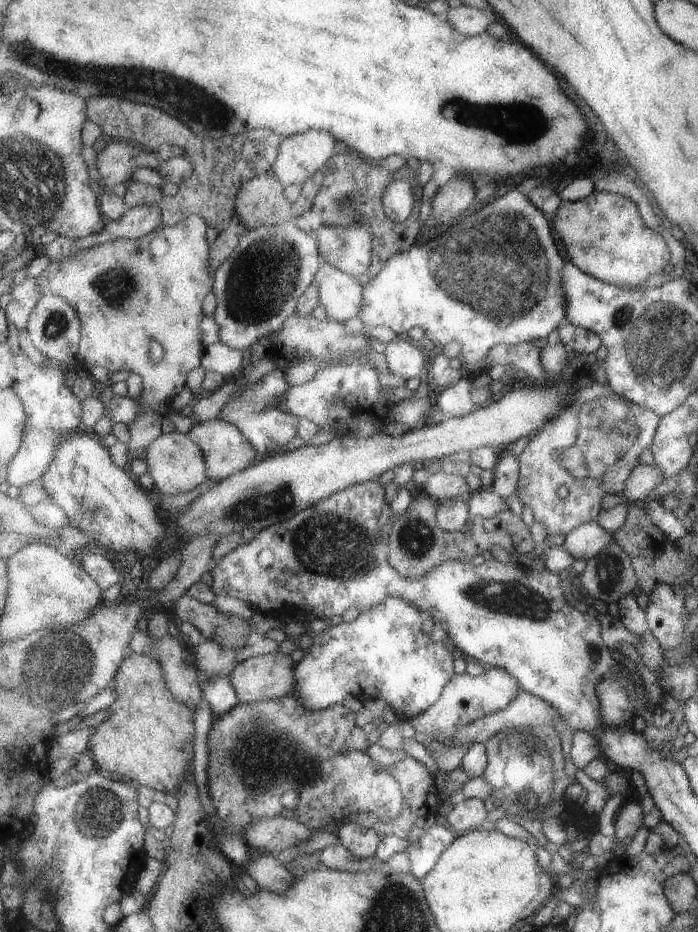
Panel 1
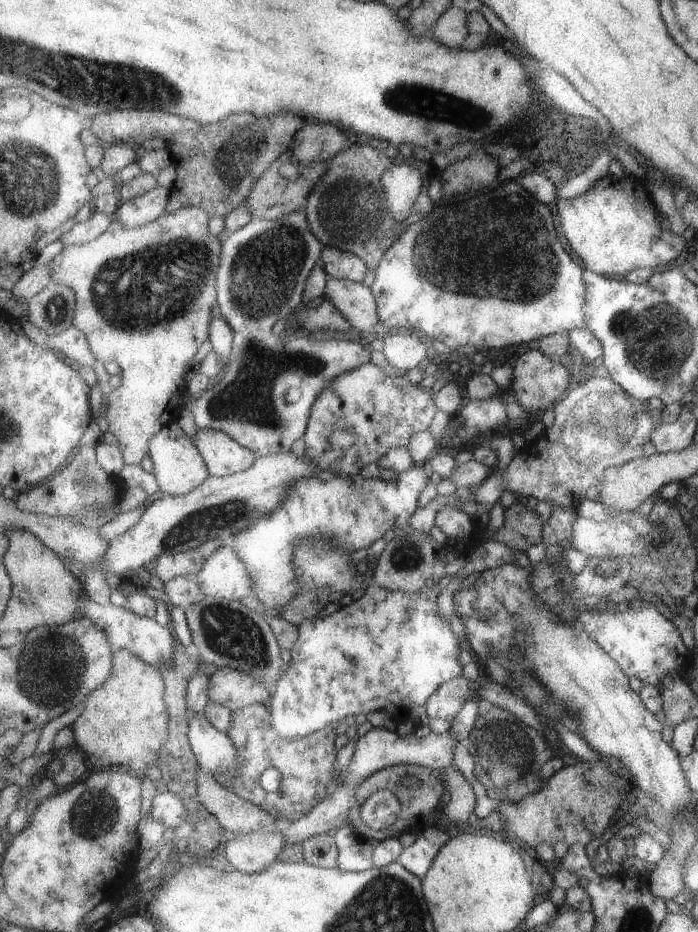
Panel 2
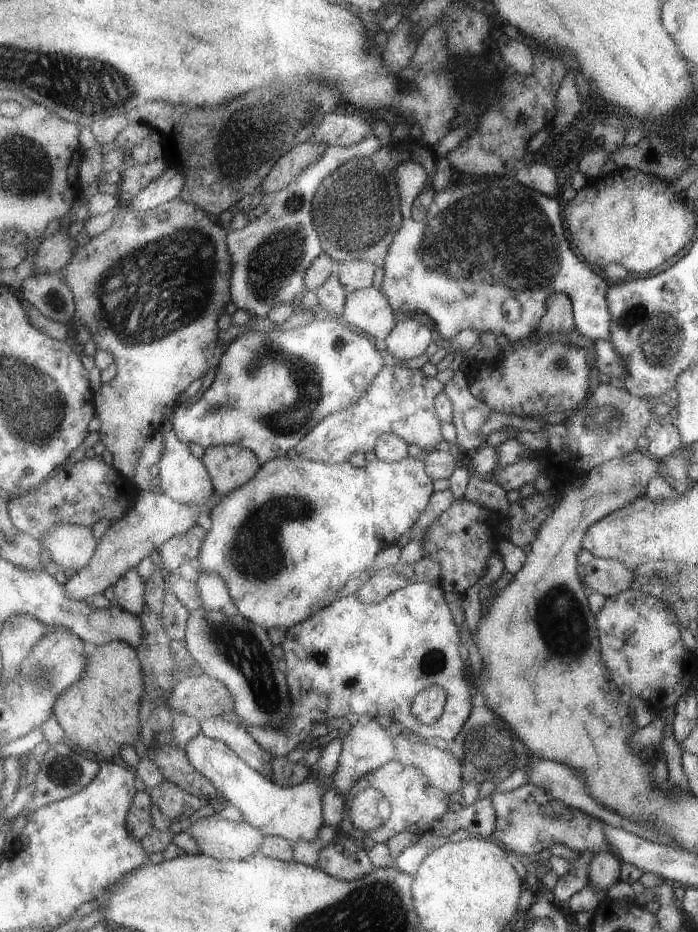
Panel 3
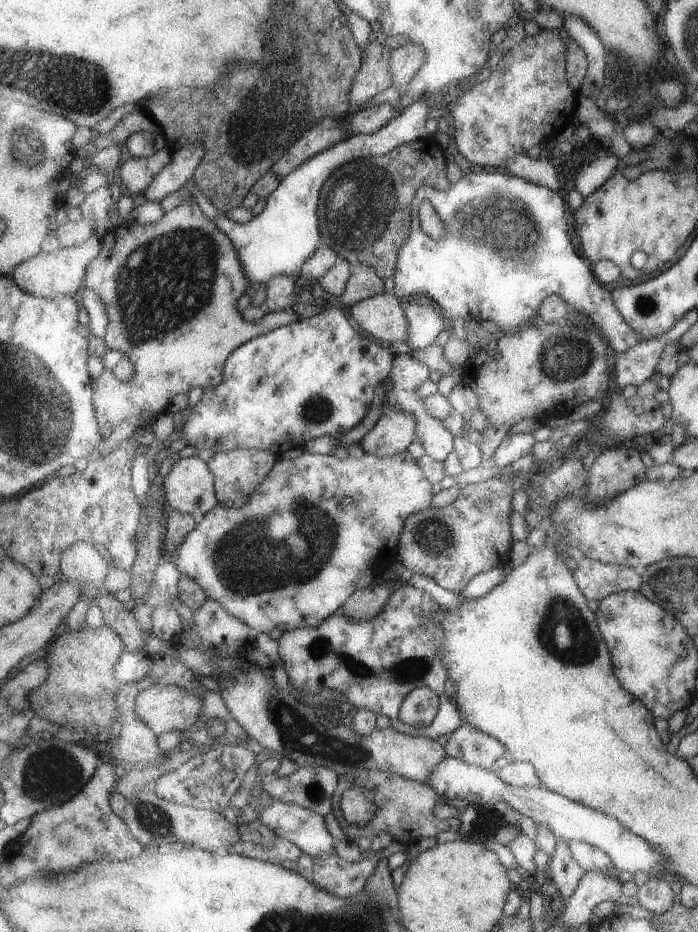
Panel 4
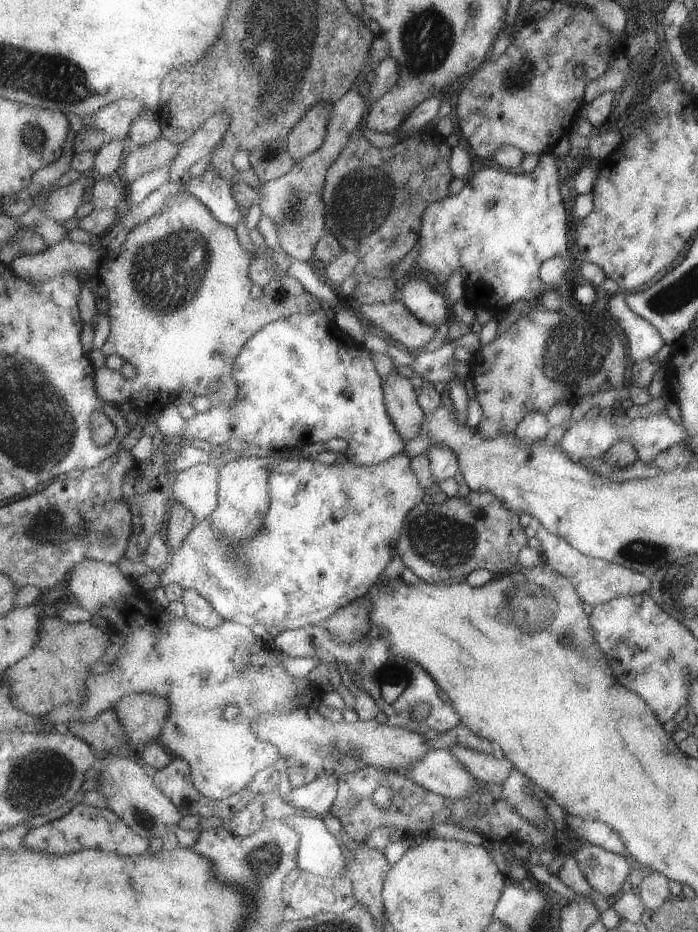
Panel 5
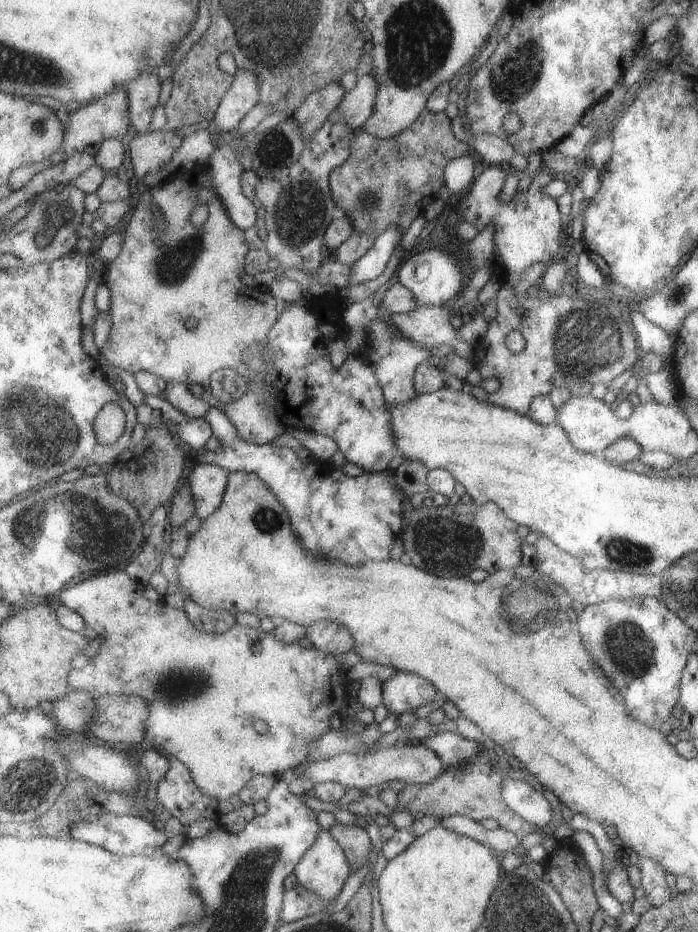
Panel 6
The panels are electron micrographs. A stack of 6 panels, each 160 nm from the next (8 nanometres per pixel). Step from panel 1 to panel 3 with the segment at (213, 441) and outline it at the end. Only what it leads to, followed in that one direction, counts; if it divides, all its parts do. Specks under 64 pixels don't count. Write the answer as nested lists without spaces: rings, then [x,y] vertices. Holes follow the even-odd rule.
[[[238,445],[209,447],[201,460],[212,477],[214,489],[221,496],[251,482],[262,468],[255,452]]]

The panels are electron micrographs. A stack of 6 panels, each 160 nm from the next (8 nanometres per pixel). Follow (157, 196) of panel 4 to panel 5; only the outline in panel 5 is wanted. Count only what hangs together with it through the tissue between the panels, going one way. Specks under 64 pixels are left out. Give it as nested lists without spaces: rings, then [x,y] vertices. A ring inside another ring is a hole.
[[[227,113],[213,115],[199,131],[191,134],[189,138],[180,145],[180,154],[177,154],[170,168],[170,180],[174,183],[187,184],[189,172],[193,164],[199,160],[208,158],[217,150],[228,131],[230,118]]]

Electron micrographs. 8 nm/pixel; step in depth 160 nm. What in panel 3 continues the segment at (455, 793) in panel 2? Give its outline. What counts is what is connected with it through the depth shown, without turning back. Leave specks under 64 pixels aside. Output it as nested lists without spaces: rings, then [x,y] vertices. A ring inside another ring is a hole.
[[[401,735],[393,738],[393,742],[397,746],[397,754],[393,761],[423,770],[435,788],[449,795],[462,792],[464,780],[462,764],[449,749],[439,750],[433,743],[427,741],[411,742]]]

